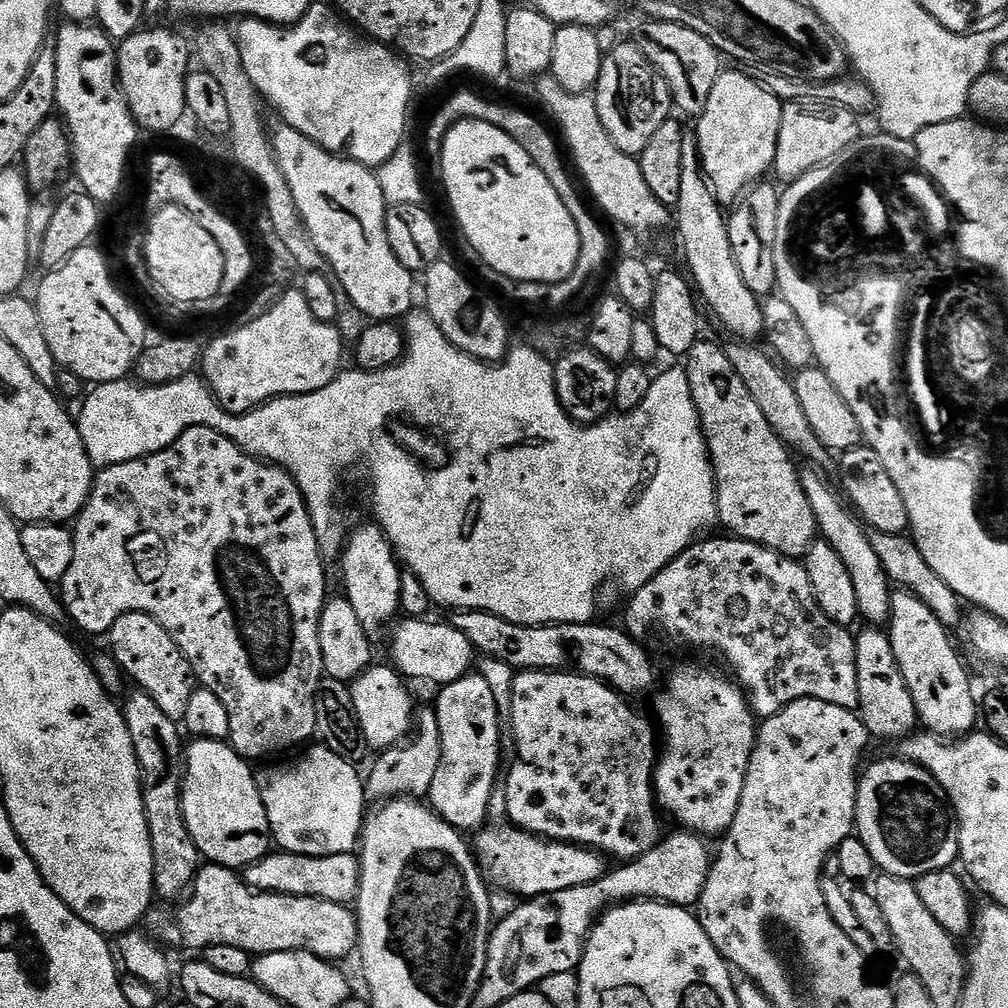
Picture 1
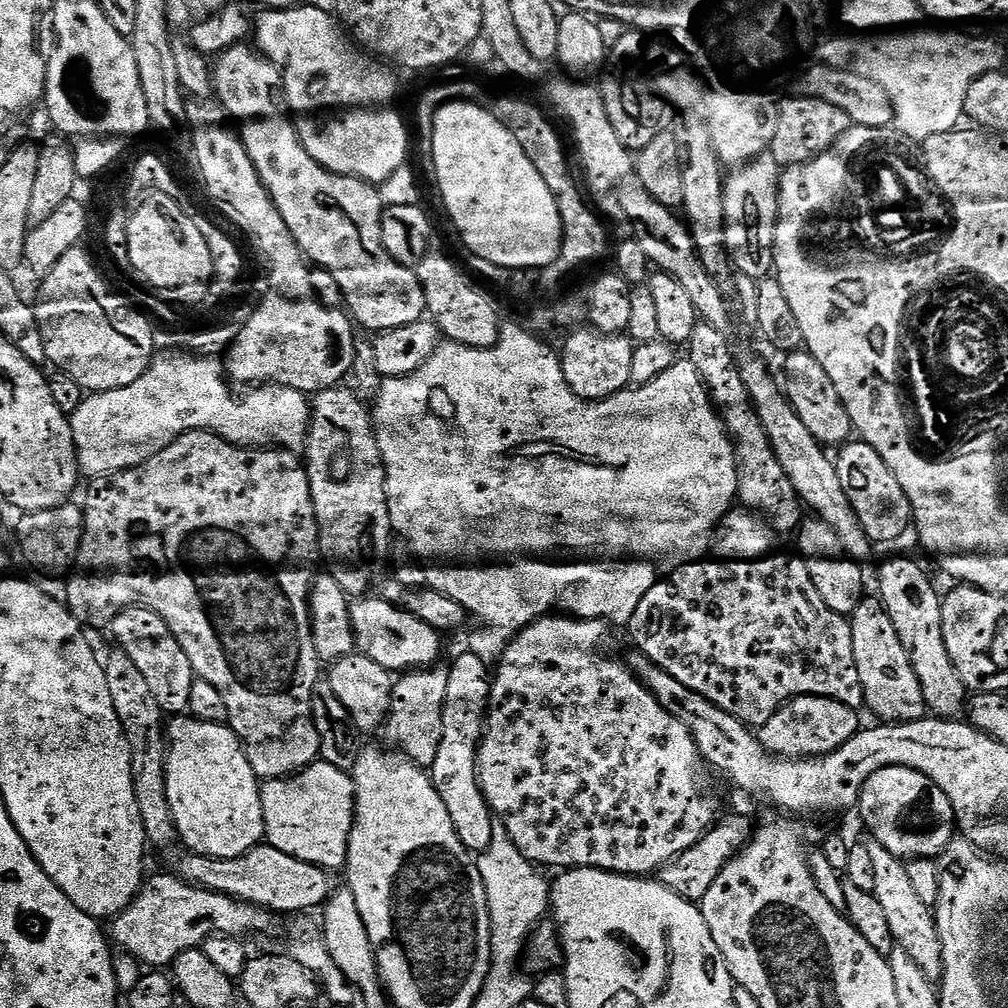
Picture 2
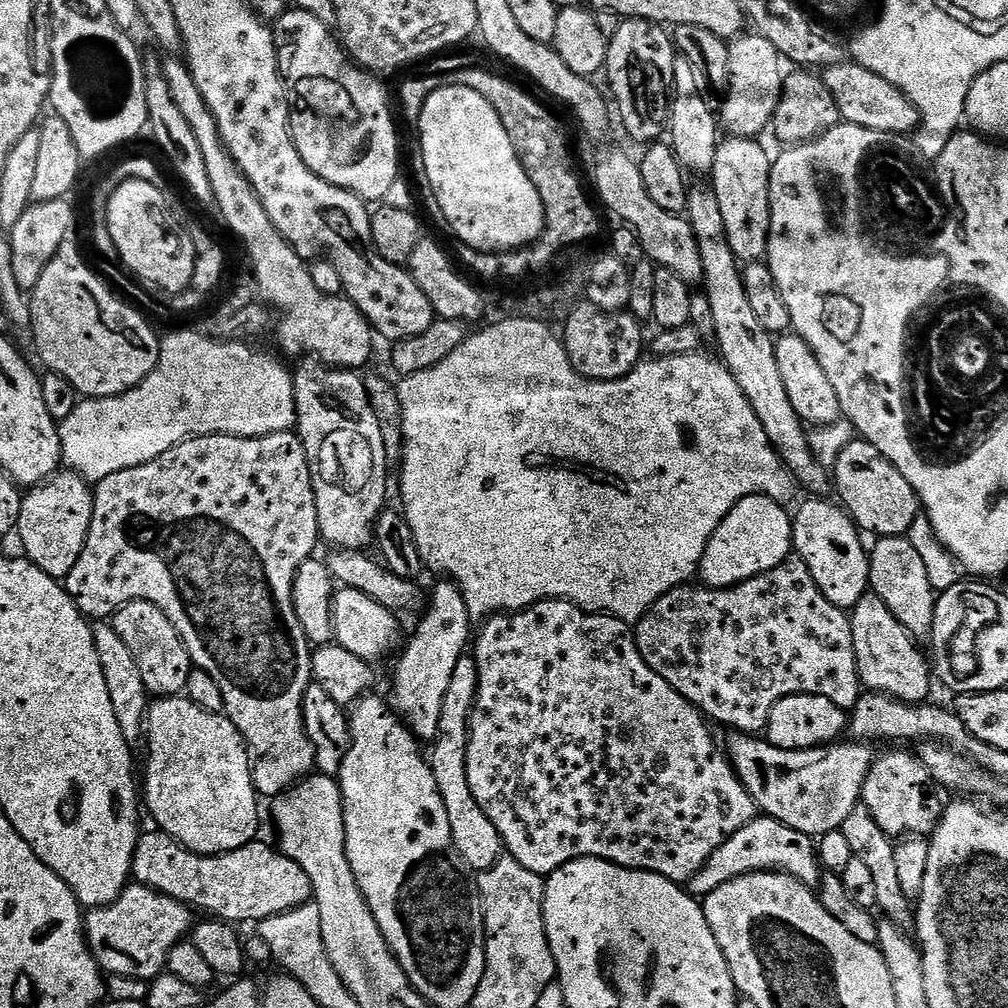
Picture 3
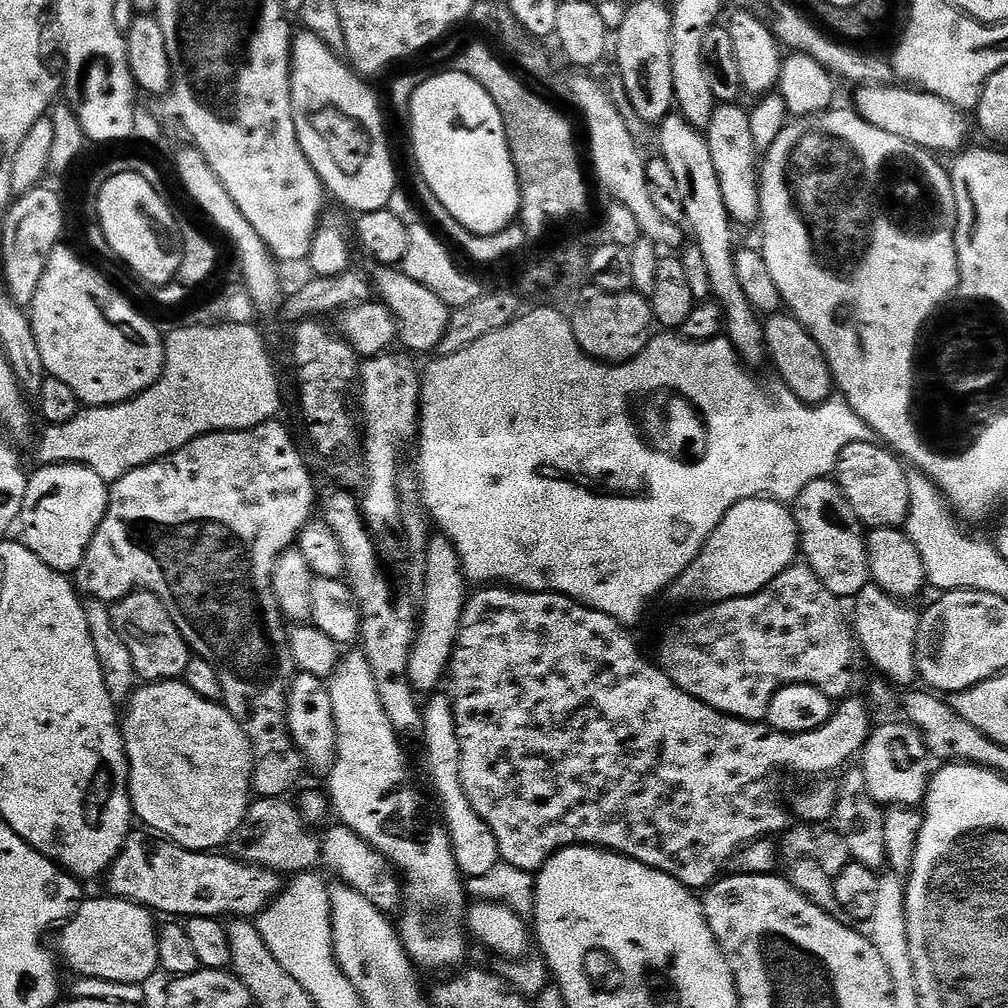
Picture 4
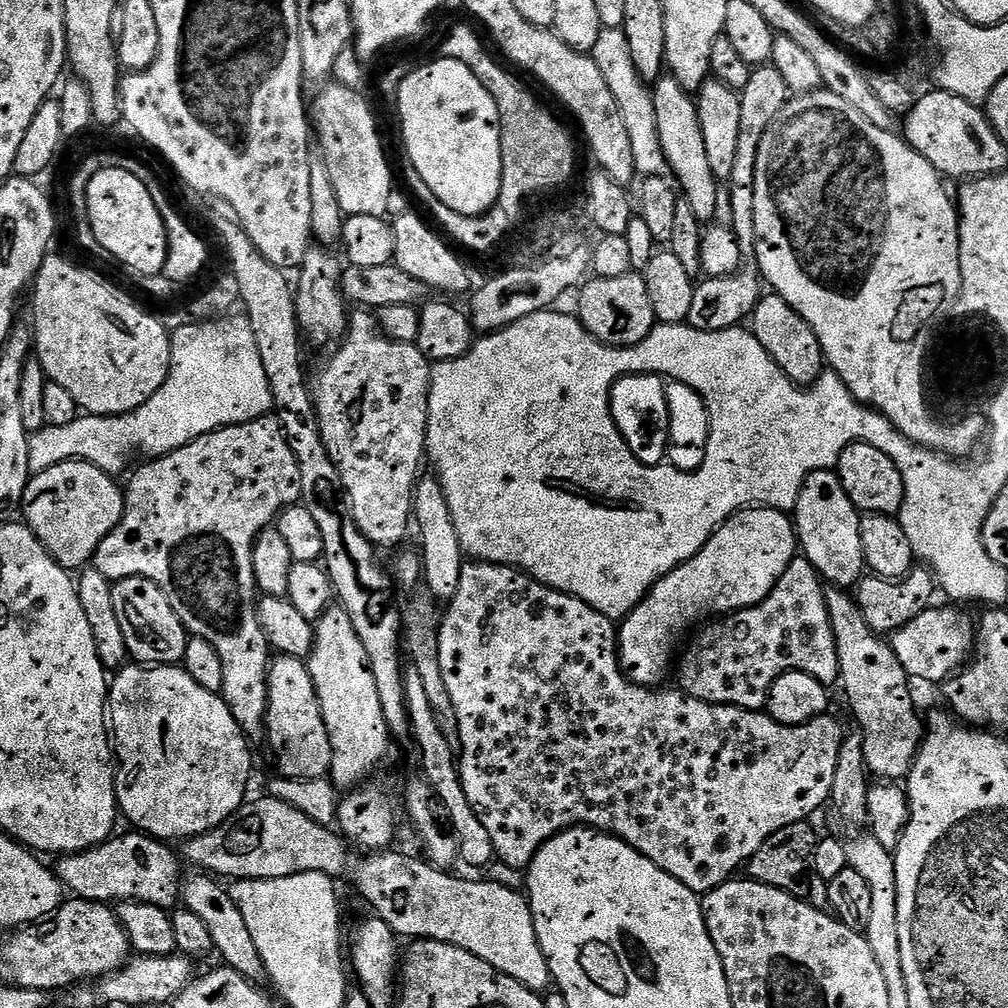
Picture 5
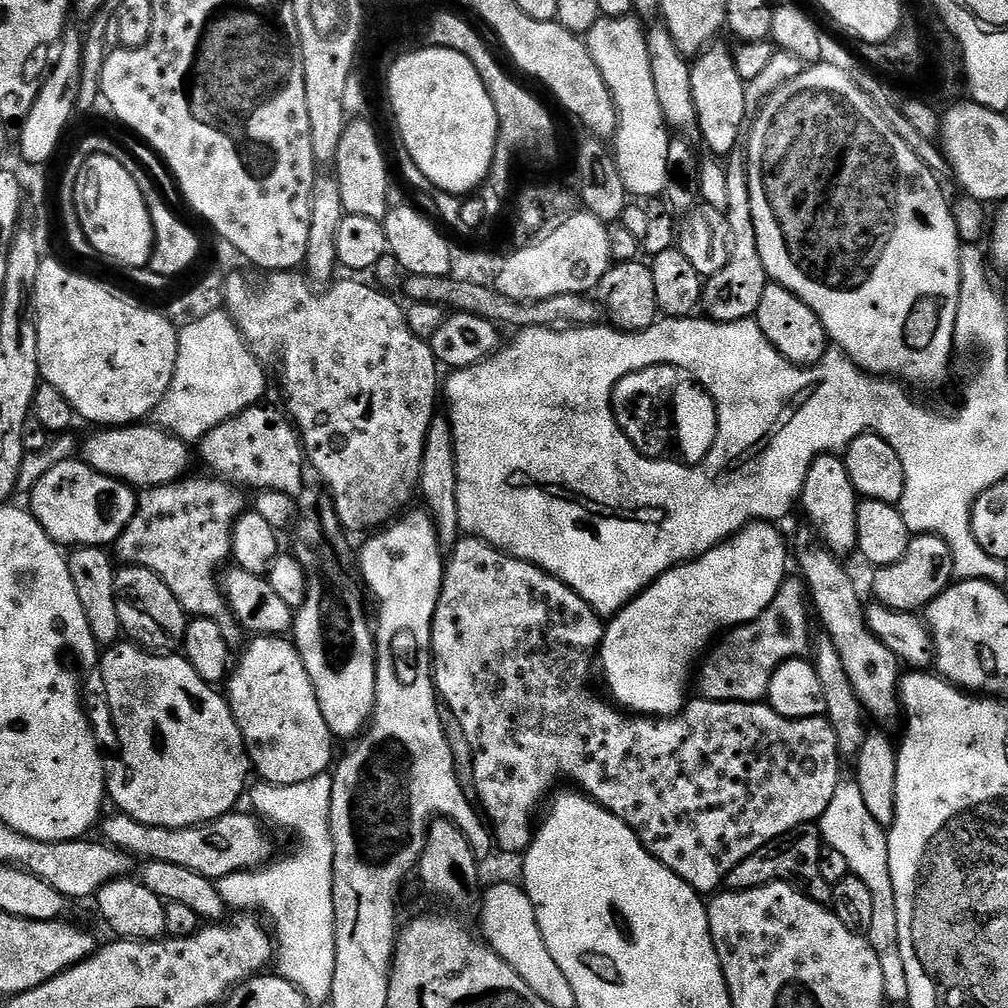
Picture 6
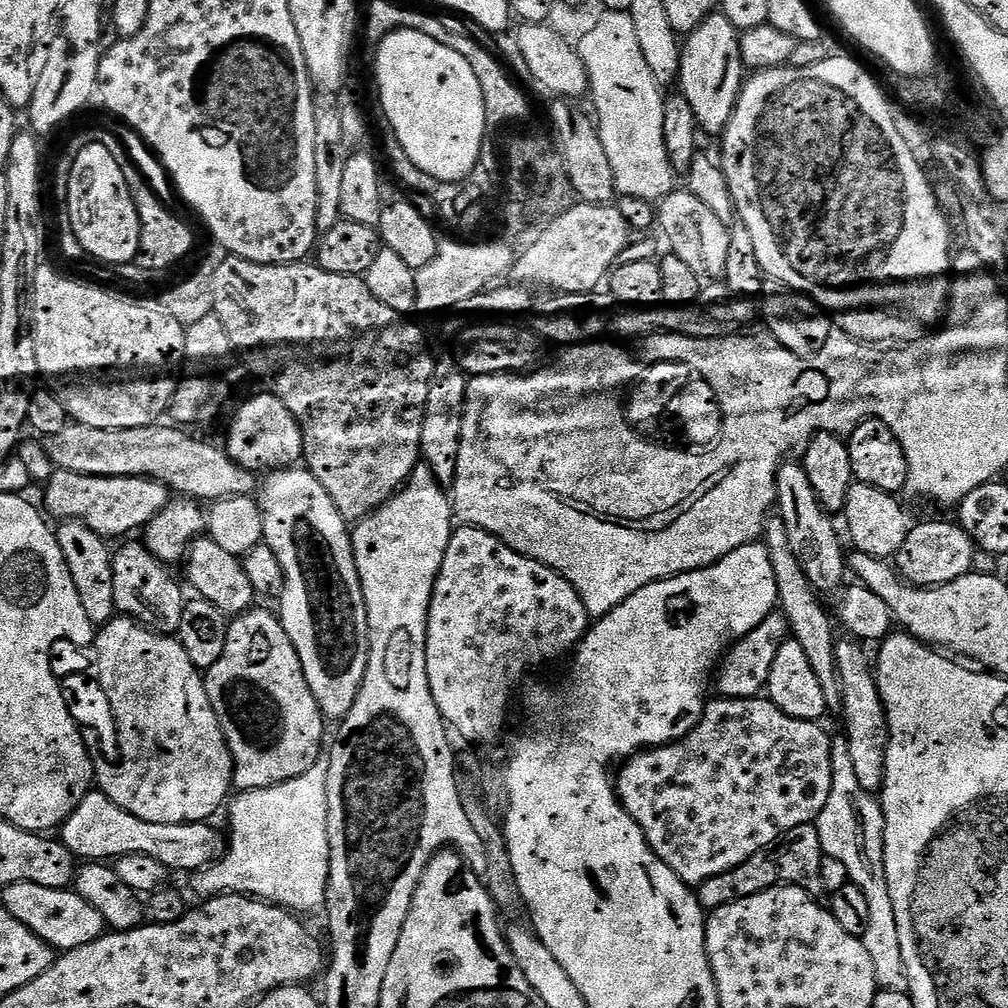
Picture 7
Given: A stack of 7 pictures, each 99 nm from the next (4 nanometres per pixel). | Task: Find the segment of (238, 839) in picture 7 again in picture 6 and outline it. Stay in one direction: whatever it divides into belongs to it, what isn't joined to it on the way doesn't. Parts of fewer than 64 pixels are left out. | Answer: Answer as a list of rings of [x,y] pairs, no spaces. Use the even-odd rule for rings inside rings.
[[[274,784],[265,787],[264,801],[254,809],[257,817],[263,818],[273,829],[276,828],[292,828],[294,835],[300,839],[300,849],[293,856],[288,856],[285,860],[277,859],[275,862],[269,863],[267,866],[261,866],[255,870],[245,870],[243,872],[235,872],[229,876],[223,876],[221,880],[216,881],[216,889],[218,894],[222,894],[225,905],[232,910],[243,910],[248,914],[261,914],[265,912],[268,915],[267,923],[270,925],[271,931],[274,933],[274,968],[279,976],[286,978],[286,982],[294,982],[294,986],[298,986],[298,990],[302,990],[304,997],[308,999],[309,1005],[316,1004],[327,1005],[332,999],[332,987],[334,986],[334,966],[336,965],[336,915],[334,914],[334,894],[332,893],[332,867],[334,866],[334,842],[332,841],[332,826],[328,823],[330,818],[330,810],[332,809],[332,790],[331,787],[316,788],[320,786],[297,786],[294,788],[283,788],[280,784]]]

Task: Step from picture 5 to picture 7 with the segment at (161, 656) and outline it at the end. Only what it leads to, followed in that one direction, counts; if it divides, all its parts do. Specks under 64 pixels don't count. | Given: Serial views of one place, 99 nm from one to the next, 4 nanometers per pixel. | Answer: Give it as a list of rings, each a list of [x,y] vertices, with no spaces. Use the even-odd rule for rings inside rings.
[[[143,543],[124,544],[115,549],[114,566],[114,602],[117,613],[136,621],[161,636],[175,637],[182,626],[182,610],[186,603],[185,589],[171,576],[163,560],[153,556]]]

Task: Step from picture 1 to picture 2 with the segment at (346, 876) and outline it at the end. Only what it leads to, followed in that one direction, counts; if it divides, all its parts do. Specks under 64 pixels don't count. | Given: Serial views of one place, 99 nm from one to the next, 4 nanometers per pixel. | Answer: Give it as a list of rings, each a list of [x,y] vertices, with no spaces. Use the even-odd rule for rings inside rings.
[[[261,842],[250,849],[246,855],[238,858],[218,858],[212,856],[197,856],[195,854],[184,854],[180,860],[178,875],[187,884],[195,888],[205,888],[218,894],[226,894],[235,900],[241,900],[247,904],[253,904],[259,908],[267,908],[273,914],[279,912],[296,912],[292,914],[308,914],[311,908],[319,909],[327,904],[329,896],[334,891],[334,885],[327,871],[310,862],[302,862],[298,858],[290,858],[290,854],[282,854],[282,850],[275,848],[273,844]]]

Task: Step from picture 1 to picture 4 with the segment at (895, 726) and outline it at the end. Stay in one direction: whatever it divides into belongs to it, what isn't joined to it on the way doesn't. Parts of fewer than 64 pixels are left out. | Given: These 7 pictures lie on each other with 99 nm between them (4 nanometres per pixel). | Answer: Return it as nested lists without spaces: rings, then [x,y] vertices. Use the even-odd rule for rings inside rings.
[[[869,583],[854,597],[850,616],[854,621],[854,640],[864,656],[881,672],[889,685],[917,683],[916,635],[920,632],[921,613],[905,601],[891,596],[877,584]]]

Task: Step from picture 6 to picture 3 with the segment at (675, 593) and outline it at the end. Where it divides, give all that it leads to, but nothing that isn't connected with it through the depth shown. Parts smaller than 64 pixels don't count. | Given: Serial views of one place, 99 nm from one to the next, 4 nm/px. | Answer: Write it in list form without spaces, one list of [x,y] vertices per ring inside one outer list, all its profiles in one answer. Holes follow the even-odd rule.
[[[766,494],[742,498],[722,518],[718,530],[708,539],[700,559],[698,576],[709,588],[732,588],[735,584],[774,570],[783,560],[793,555],[792,516],[785,505]]]

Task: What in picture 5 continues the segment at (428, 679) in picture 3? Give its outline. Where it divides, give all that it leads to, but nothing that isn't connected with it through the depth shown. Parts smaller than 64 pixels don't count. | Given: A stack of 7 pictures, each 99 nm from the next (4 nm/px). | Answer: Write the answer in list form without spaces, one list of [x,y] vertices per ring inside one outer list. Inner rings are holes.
[[[424,478],[417,483],[416,494],[412,498],[412,511],[415,527],[420,527],[420,544],[424,547],[422,576],[425,581],[428,579],[427,591],[433,597],[436,595],[441,602],[447,602],[458,590],[458,578],[462,578],[466,557],[462,550],[462,542],[458,542],[458,530],[454,530],[454,518],[446,494],[440,489],[439,479],[431,479]]]

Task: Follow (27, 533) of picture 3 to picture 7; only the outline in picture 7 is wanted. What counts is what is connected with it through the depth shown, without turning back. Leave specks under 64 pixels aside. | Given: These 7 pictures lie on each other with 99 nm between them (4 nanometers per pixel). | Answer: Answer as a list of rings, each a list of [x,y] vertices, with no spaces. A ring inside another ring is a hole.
[[[56,470],[42,492],[43,507],[49,517],[57,516],[60,522],[85,524],[105,538],[124,536],[135,528],[143,529],[170,503],[169,489],[156,480],[138,476],[83,476]]]

